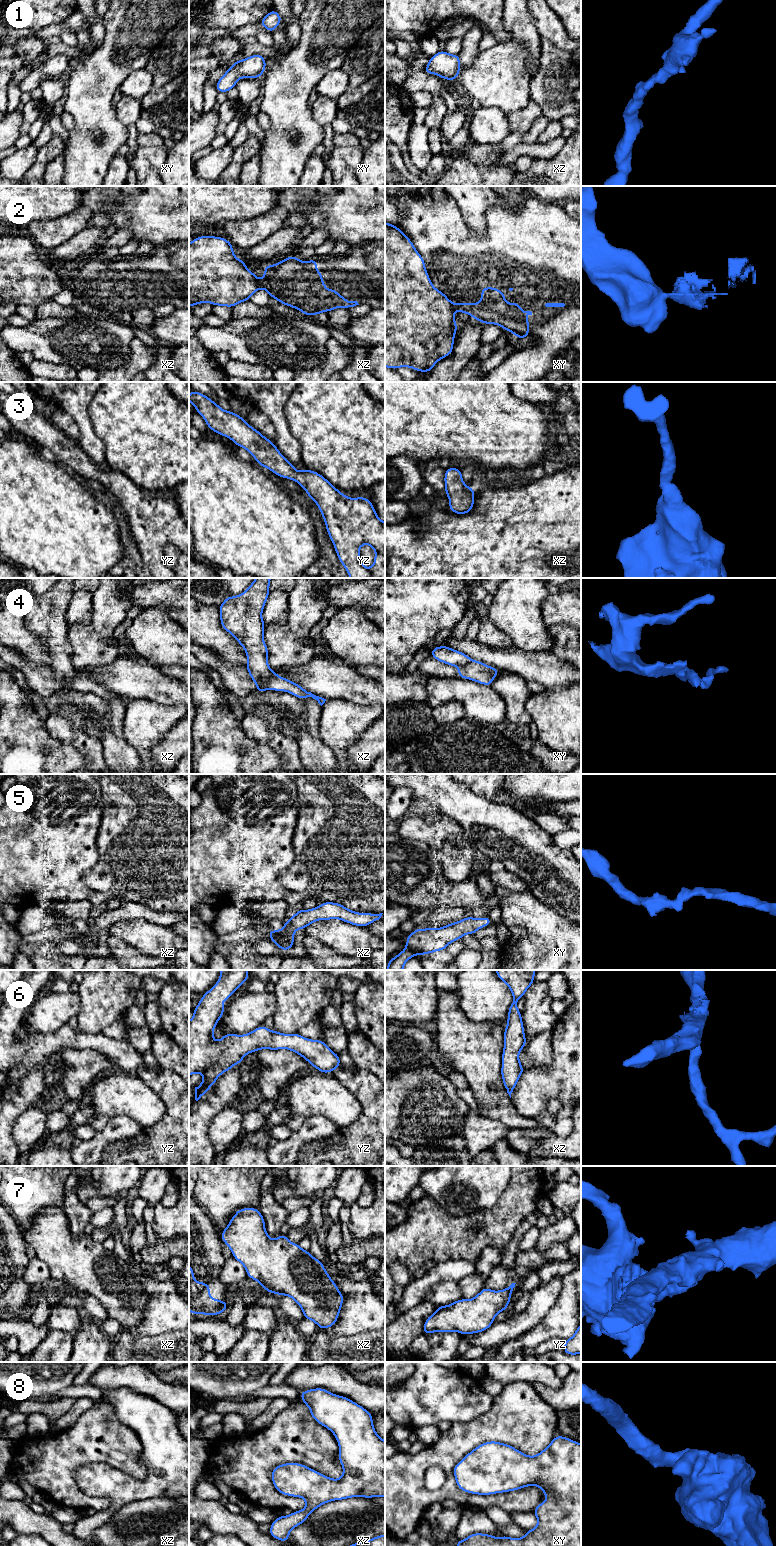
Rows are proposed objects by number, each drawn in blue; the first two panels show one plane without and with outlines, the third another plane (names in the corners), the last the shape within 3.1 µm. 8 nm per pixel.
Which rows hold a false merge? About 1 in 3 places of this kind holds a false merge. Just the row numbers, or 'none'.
2, 4

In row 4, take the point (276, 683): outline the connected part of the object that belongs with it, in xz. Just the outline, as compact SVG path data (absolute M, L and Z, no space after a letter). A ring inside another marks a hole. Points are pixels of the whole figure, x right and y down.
M273 673L271 678L268 680L268 688L273 691L284 691L296 696L299 699L305 699L312 697L317 700L322 706L326 699L316 696L309 691L304 690L299 684L292 682L289 679L283 678L276 673Z

